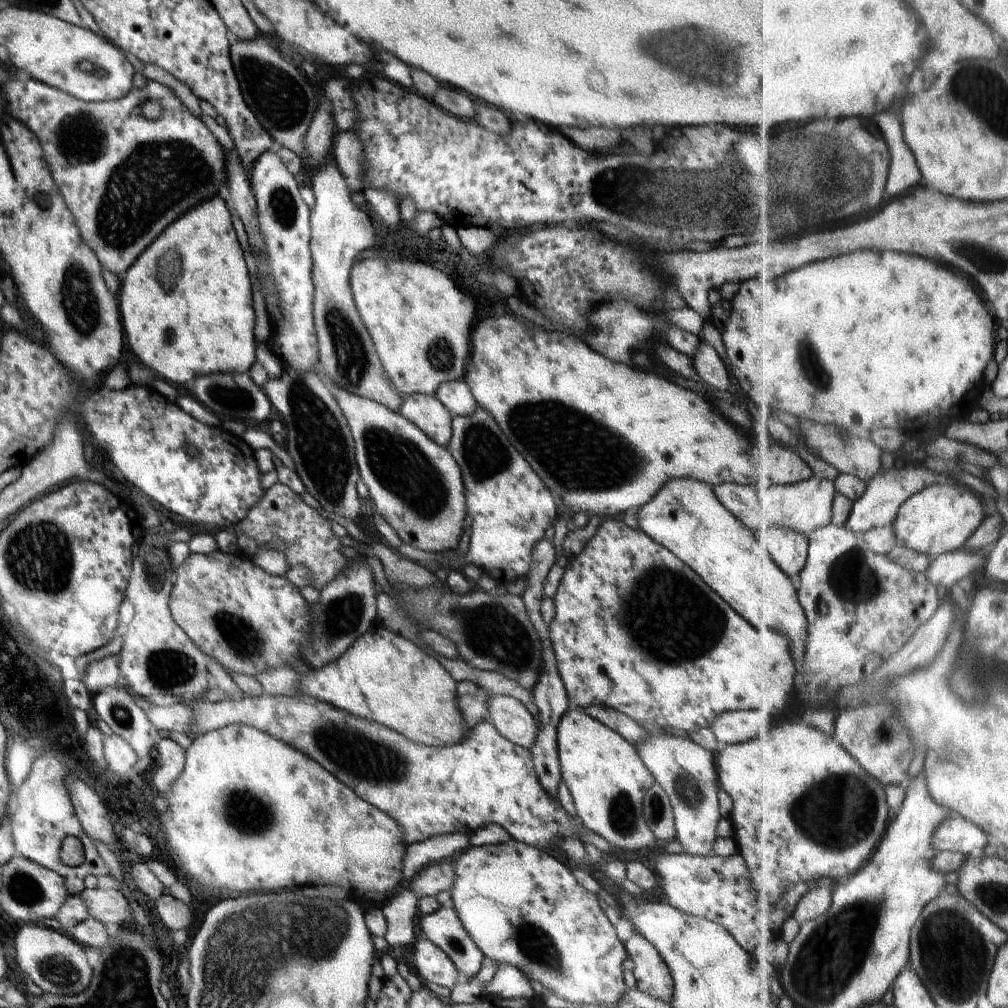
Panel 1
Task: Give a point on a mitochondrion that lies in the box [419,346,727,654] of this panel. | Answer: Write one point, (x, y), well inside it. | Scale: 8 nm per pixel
(590, 442)

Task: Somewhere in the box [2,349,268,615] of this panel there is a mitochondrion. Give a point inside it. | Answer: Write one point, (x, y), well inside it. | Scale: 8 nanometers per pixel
(38, 558)

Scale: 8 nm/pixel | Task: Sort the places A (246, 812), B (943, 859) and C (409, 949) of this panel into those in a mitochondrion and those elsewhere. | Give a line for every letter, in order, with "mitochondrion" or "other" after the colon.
A: mitochondrion
B: other
C: other

